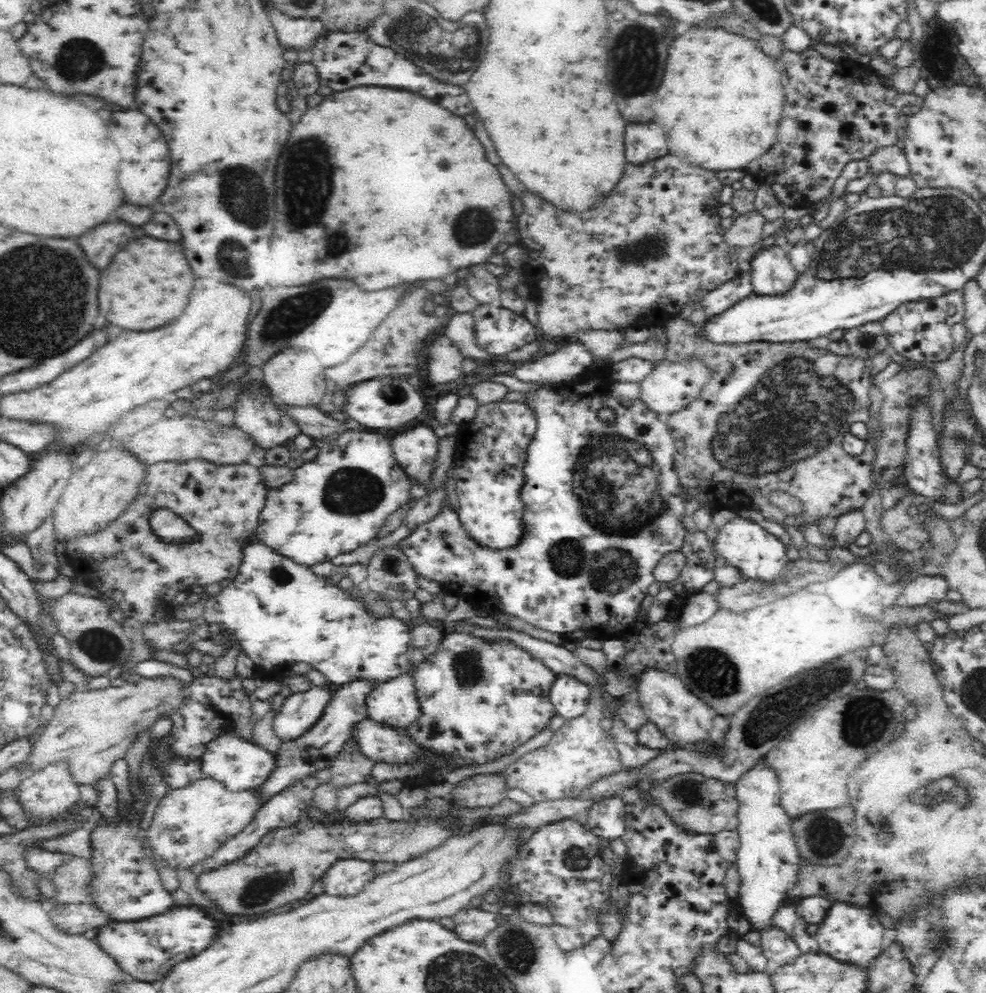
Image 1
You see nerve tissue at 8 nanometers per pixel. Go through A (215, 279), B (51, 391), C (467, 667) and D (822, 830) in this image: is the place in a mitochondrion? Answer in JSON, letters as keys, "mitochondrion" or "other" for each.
{"A":"other","B":"other","C":"mitochondrion","D":"mitochondrion"}

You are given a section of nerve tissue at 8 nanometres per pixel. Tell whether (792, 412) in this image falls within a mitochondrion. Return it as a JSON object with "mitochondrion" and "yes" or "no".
{"mitochondrion":"yes"}

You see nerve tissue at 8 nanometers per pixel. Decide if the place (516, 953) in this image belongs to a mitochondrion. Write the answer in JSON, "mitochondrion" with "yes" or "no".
{"mitochondrion":"yes"}

